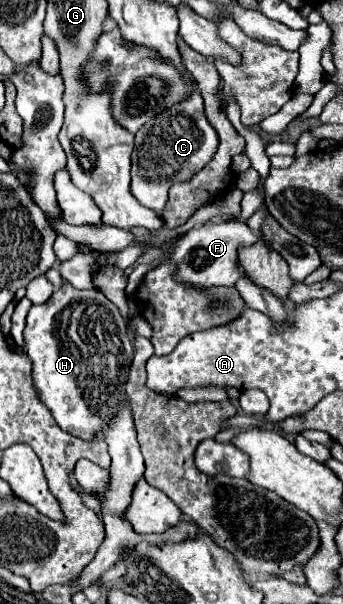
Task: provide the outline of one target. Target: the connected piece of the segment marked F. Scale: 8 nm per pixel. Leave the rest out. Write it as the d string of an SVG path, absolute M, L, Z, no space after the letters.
M258 189L246 191L242 199L242 215L232 223L204 223L202 227L190 229L180 241L176 241L172 257L168 261L178 265L176 279L190 283L194 287L214 287L214 285L234 285L244 273L238 265L238 249L254 245L258 237L244 225L244 221L262 207L264 199Z

